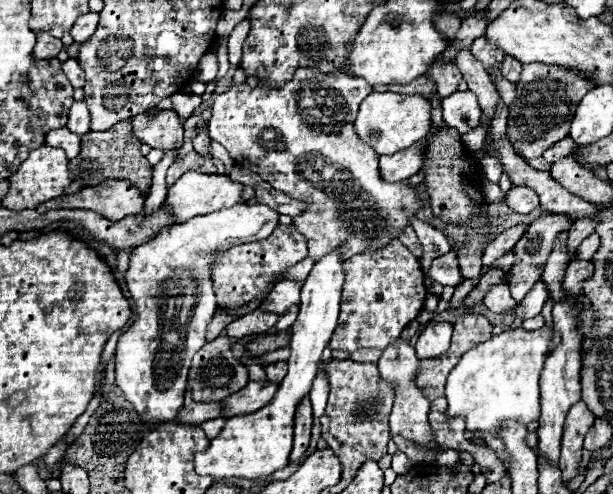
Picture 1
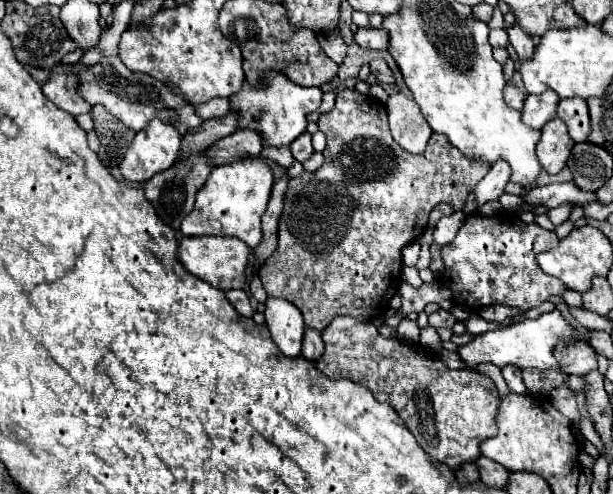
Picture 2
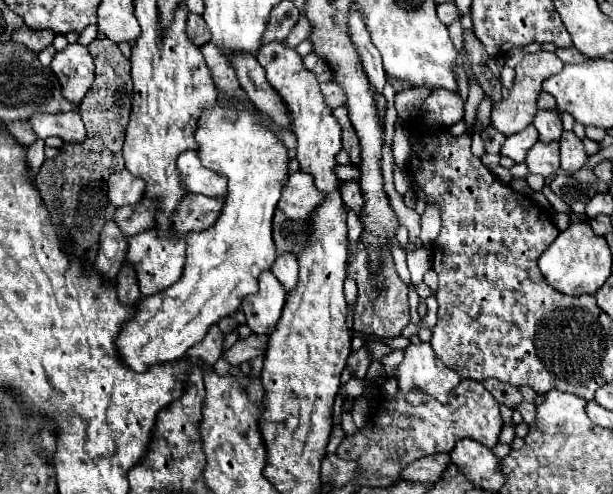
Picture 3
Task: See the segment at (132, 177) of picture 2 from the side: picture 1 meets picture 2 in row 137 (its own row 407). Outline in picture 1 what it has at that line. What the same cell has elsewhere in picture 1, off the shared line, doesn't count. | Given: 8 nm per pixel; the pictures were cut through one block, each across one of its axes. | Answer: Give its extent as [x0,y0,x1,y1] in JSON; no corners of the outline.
[116,204,280,422]

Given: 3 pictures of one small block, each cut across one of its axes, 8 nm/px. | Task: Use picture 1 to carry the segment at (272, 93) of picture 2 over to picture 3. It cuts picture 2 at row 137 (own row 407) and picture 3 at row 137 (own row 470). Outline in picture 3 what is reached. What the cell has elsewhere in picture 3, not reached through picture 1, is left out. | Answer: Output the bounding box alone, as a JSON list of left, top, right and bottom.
[114,102,288,372]

